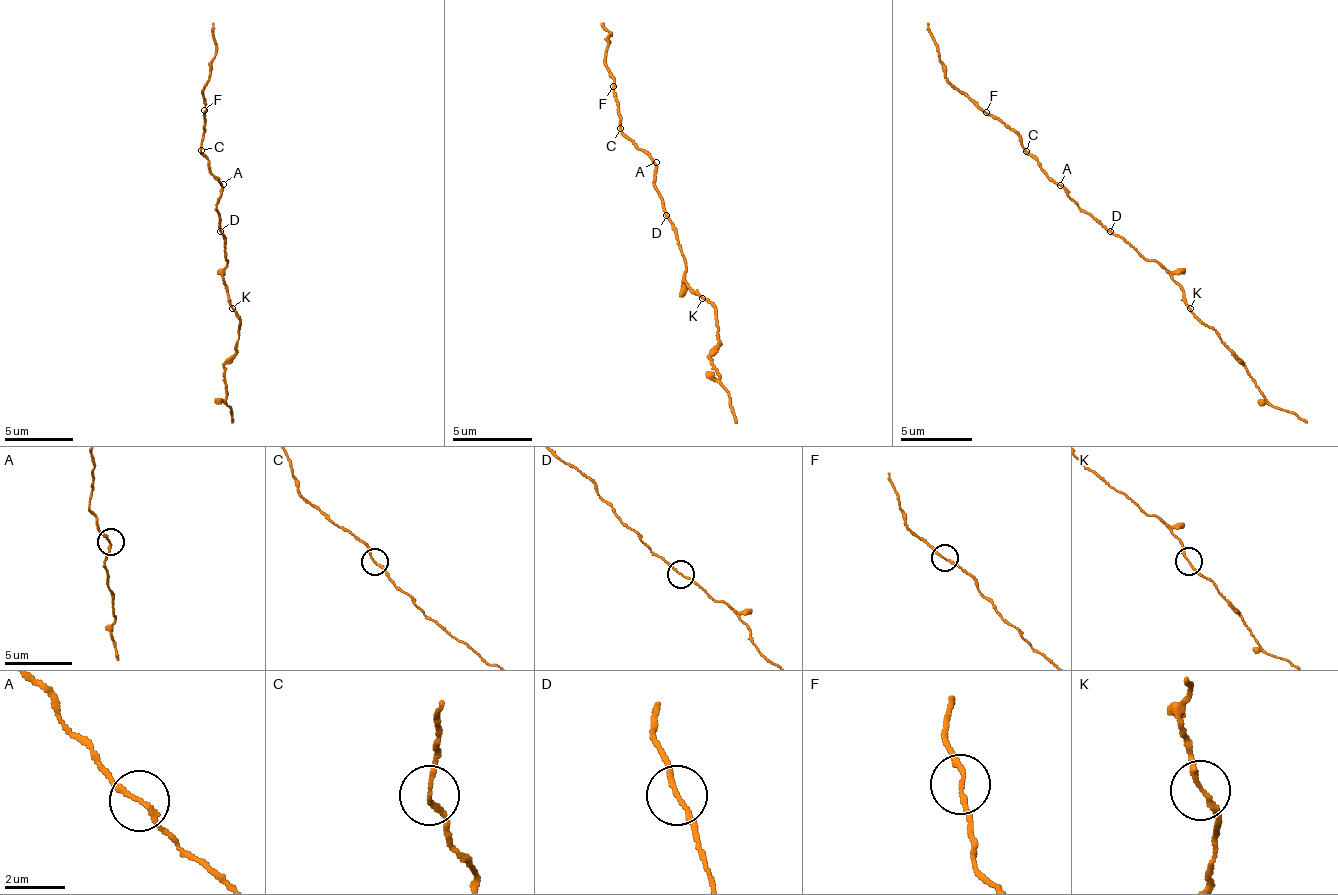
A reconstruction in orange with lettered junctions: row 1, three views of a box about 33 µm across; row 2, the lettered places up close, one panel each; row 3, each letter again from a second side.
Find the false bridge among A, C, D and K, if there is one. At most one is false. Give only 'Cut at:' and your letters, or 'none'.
Cut at: none

